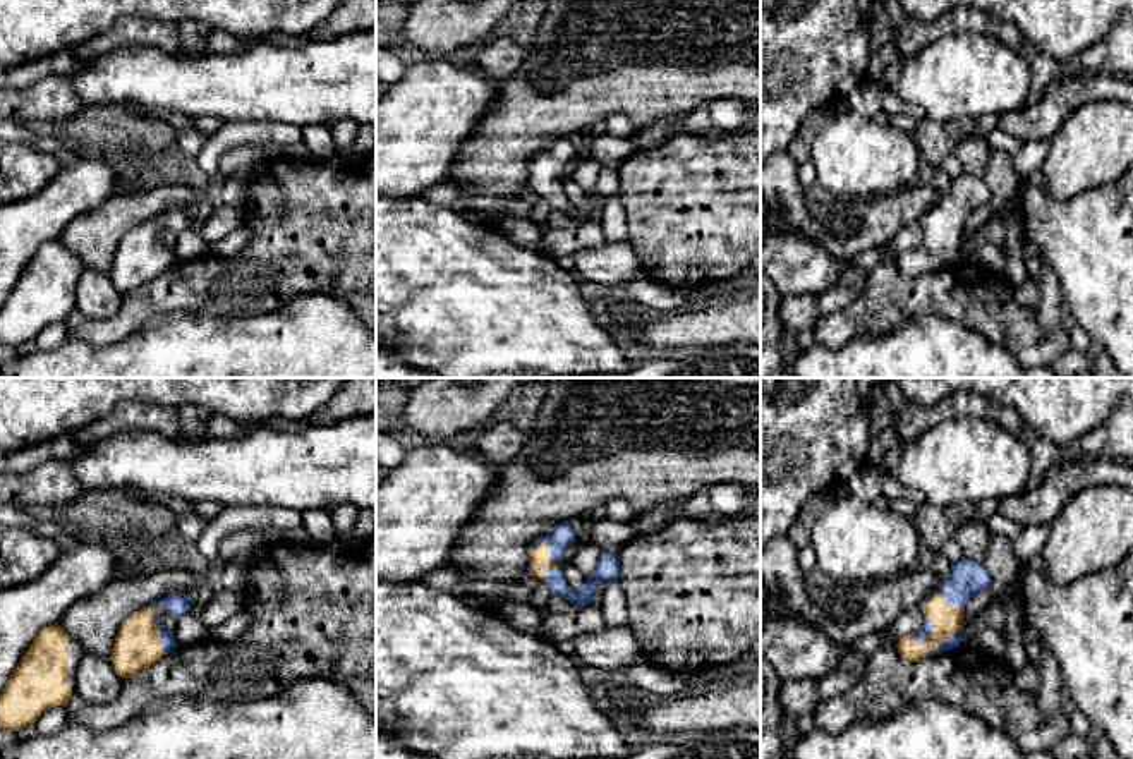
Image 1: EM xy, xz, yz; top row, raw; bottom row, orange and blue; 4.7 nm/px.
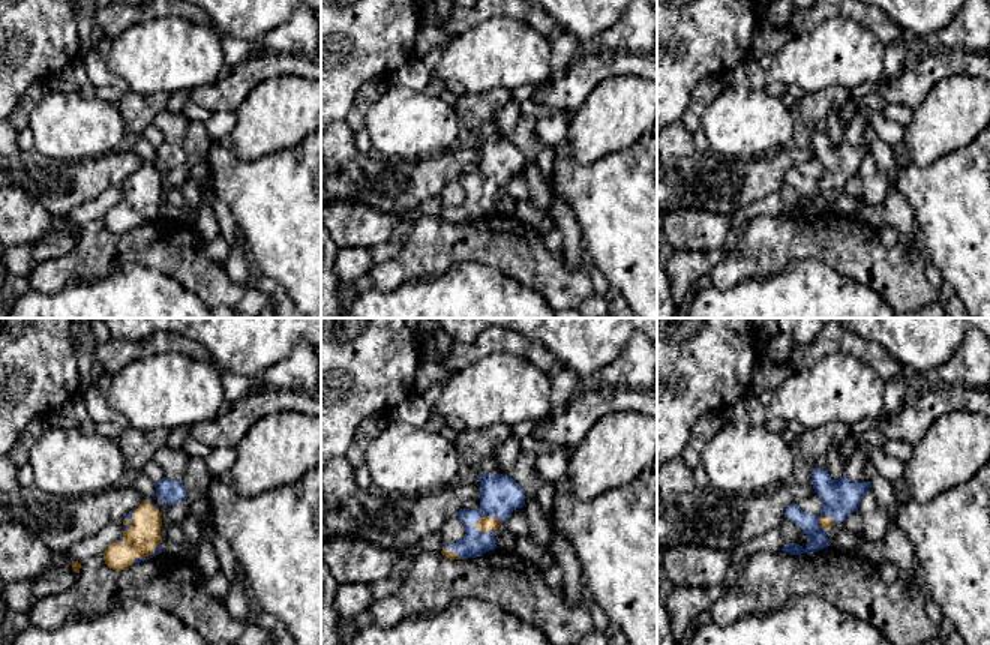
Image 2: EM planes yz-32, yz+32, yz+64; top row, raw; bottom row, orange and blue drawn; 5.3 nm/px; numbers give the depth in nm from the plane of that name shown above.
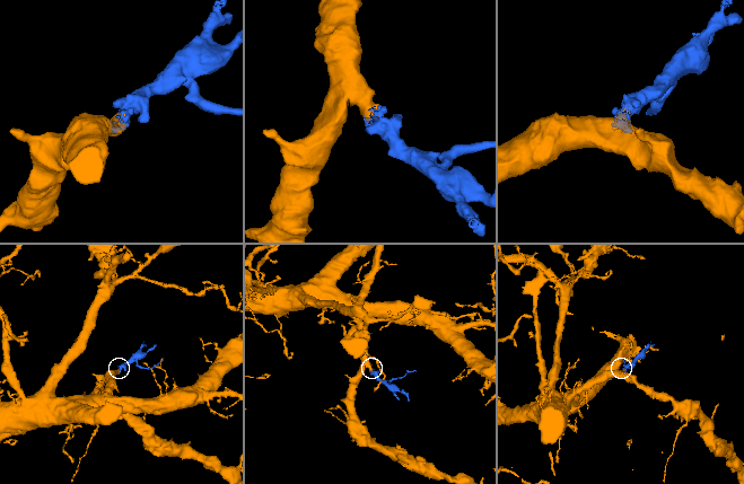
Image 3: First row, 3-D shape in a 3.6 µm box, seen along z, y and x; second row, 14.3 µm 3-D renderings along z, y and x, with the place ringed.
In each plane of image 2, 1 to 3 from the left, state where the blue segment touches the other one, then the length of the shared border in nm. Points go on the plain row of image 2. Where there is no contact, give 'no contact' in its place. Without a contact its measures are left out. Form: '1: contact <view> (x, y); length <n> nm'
1: contact yz-32 (131, 183); length 150 nm
2: contact yz+32 (485, 180); length 160 nm
3: contact yz+64 (828, 182); length 110 nm

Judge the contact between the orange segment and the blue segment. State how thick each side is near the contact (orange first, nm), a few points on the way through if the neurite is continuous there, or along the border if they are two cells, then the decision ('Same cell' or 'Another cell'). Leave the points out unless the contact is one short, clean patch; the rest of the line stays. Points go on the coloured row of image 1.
Thickness 100 nm (orange) against 120 nm. Same cell

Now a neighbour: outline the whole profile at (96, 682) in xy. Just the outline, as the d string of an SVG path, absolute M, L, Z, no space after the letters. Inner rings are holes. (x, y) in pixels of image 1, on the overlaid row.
M84 654L76 671L76 695L91 704L106 704L118 697L122 678L112 661Z

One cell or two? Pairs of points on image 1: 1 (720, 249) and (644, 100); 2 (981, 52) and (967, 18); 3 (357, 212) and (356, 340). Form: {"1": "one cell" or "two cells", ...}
{"1": "two cells", "2": "two cells", "3": "two cells"}

